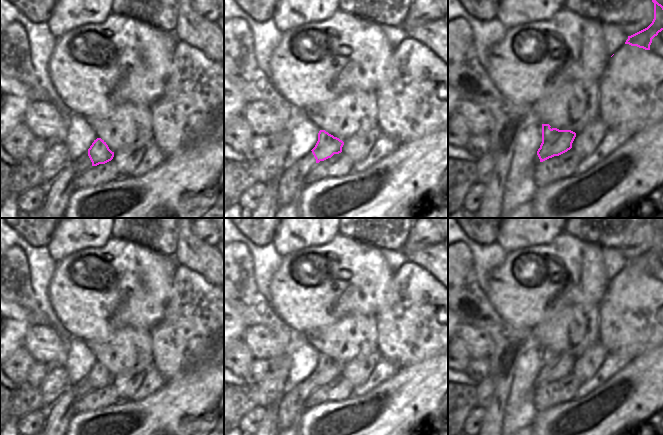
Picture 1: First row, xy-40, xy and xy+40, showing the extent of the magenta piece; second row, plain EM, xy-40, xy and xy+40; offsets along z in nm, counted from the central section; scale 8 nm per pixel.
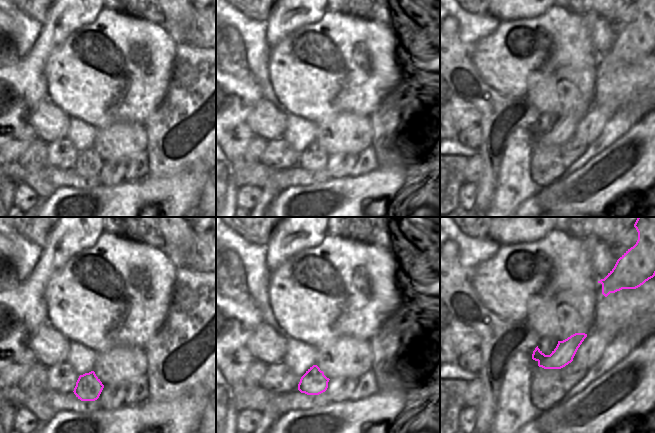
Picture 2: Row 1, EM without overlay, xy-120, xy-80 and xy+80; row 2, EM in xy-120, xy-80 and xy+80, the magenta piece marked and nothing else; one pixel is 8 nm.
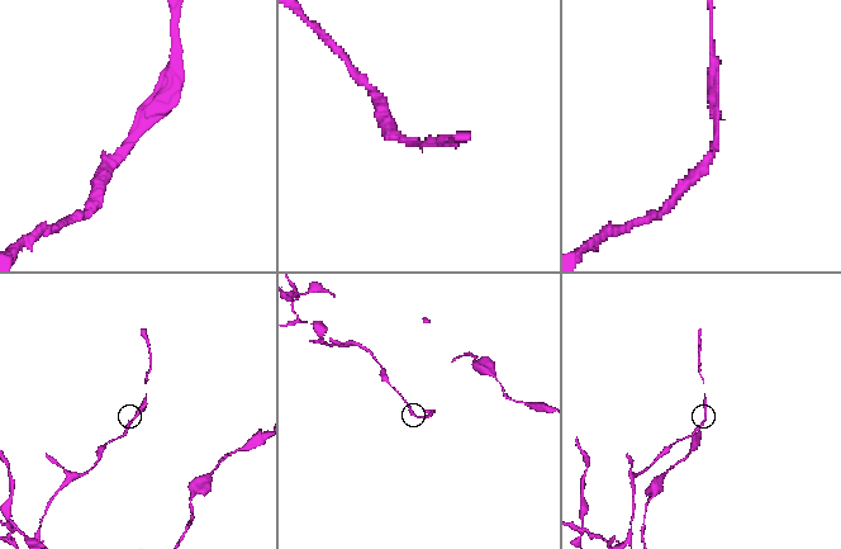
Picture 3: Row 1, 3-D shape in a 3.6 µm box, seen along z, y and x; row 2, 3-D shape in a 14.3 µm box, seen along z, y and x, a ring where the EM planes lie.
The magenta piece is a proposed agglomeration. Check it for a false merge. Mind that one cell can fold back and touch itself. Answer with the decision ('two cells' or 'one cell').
two cells

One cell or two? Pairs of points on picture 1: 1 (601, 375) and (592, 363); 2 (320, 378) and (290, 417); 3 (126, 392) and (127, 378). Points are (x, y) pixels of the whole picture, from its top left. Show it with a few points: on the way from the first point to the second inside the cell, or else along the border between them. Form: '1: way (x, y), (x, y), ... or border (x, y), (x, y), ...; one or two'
1: border (608, 354), (600, 367), (586, 381), (582, 382); two
2: way (310, 385), (290, 407); one
3: way (126, 389), (127, 381); one

